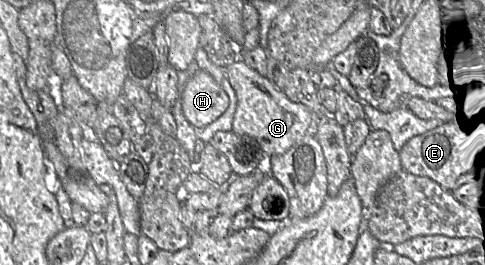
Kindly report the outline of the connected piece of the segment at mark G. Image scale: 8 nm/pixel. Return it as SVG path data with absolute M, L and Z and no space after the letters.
M236 60L227 66L225 74L237 98L232 132L256 139L269 157L286 152L314 129L314 116L308 107L292 102L283 90L278 89L266 76L261 76L242 60Z

